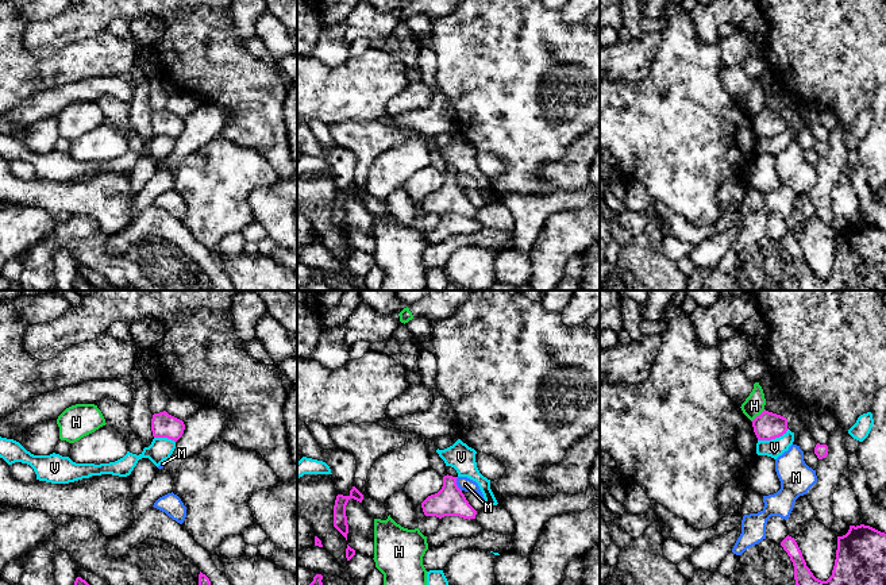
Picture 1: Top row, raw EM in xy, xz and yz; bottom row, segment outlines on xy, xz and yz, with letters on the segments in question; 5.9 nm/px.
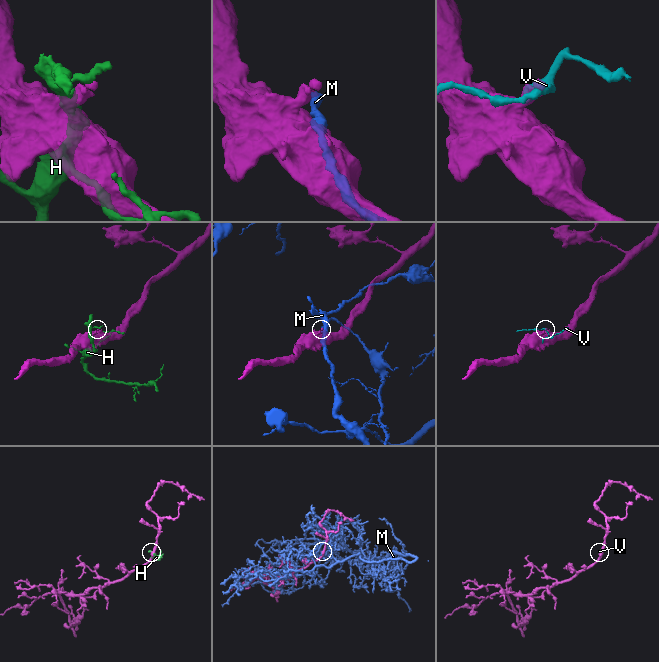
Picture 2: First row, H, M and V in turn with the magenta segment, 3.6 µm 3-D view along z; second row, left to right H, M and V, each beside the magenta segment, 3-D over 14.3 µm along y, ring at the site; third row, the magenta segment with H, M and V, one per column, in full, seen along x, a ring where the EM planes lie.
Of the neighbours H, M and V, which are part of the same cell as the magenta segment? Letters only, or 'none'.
none

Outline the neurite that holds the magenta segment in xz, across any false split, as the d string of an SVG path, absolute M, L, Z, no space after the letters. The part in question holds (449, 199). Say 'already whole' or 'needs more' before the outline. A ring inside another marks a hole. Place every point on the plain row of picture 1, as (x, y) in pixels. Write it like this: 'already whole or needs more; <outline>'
already whole; M452 173L443 174L442 186L428 193L421 205L425 213L459 213L463 216L475 216L477 208L469 201L465 192L457 182L457 176Z

